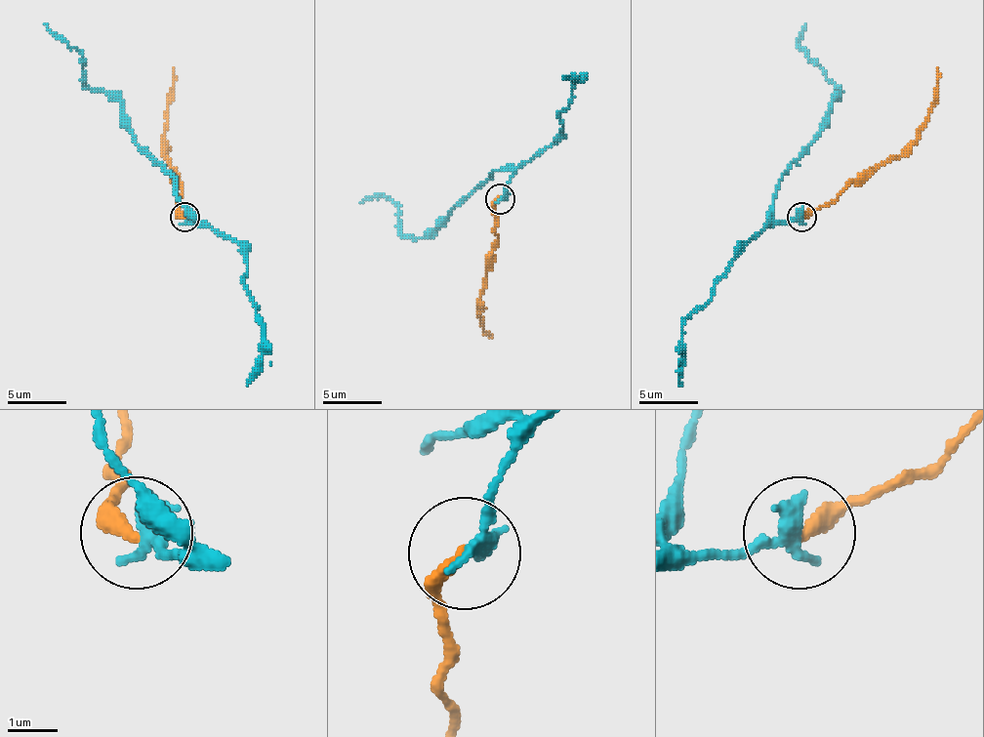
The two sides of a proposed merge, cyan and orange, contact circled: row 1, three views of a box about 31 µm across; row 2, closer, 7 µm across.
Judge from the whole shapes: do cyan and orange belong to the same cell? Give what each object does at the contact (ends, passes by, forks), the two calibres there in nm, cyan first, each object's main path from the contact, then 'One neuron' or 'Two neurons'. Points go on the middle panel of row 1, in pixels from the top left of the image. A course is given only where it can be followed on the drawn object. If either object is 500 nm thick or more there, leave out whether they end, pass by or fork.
At the ring cyan ends. At the ring orange ends. Thickness 480 nm (cyan) against 320 nm. Course of cyan: (501, 199), (510, 170), (492, 173), (422, 237), (407, 237), (401, 231), (398, 205), (381, 193), (360, 202). Course of orange: (501, 199), (495, 205), (498, 243), (480, 294), (480, 314), (489, 335). One neuron

